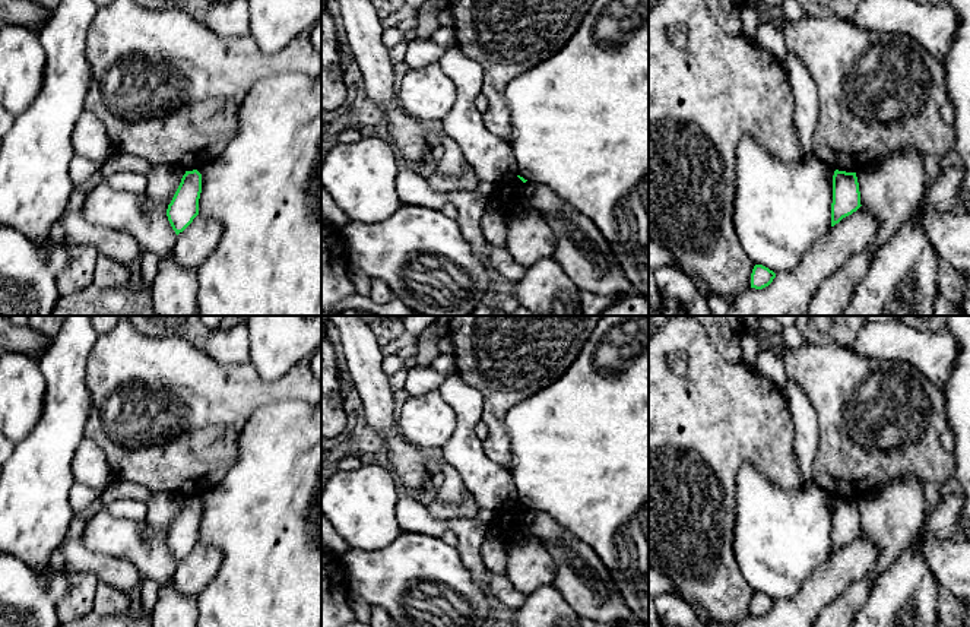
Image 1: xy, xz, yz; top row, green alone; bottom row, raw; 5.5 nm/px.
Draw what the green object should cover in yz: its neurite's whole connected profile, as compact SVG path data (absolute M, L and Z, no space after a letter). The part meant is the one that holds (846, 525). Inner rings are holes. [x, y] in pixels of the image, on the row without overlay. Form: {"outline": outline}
{"outline": "M834 498L831 554L860 535L860 519L856 500Z"}

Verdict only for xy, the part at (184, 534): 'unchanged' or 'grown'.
unchanged

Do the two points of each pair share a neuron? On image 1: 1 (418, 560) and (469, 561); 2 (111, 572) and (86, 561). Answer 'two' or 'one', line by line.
1: two
2: one

